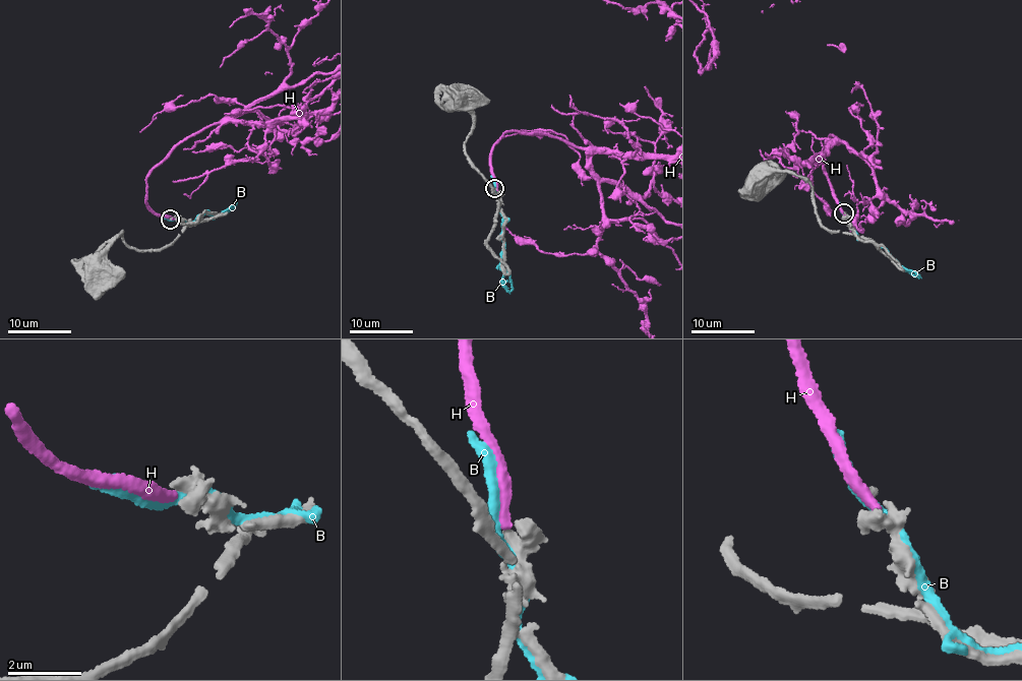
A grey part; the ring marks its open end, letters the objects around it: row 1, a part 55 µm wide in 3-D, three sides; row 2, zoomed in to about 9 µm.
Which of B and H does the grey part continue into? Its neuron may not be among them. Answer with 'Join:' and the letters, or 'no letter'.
Join: no letter

